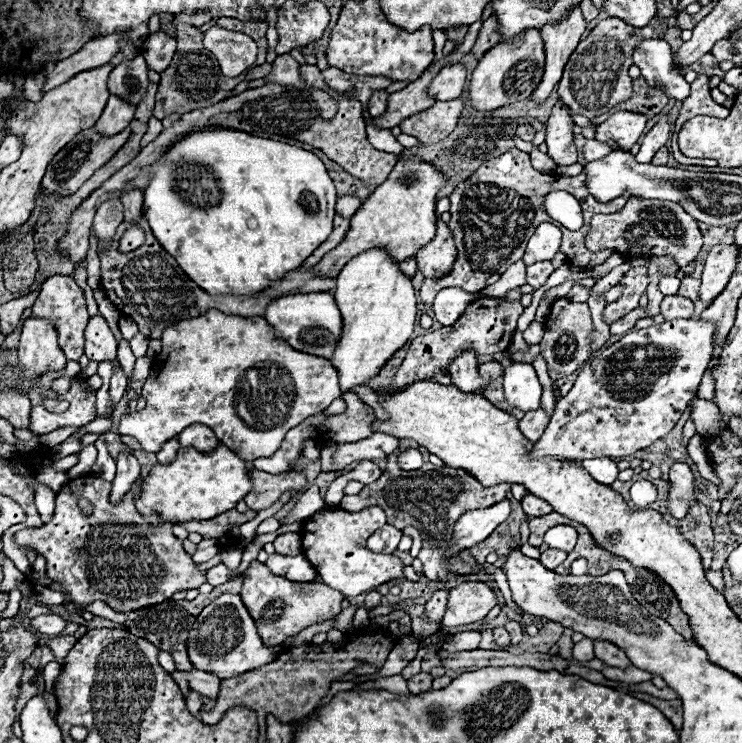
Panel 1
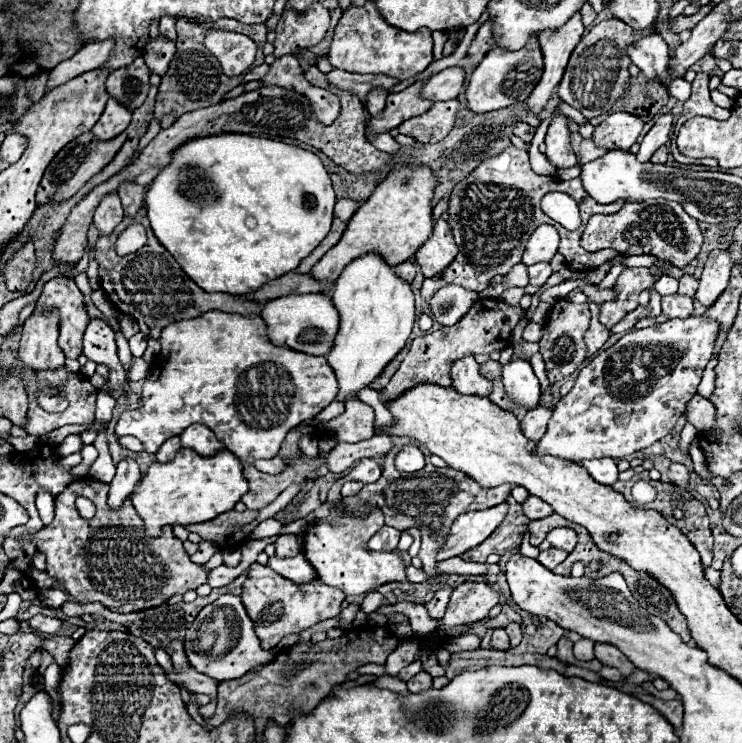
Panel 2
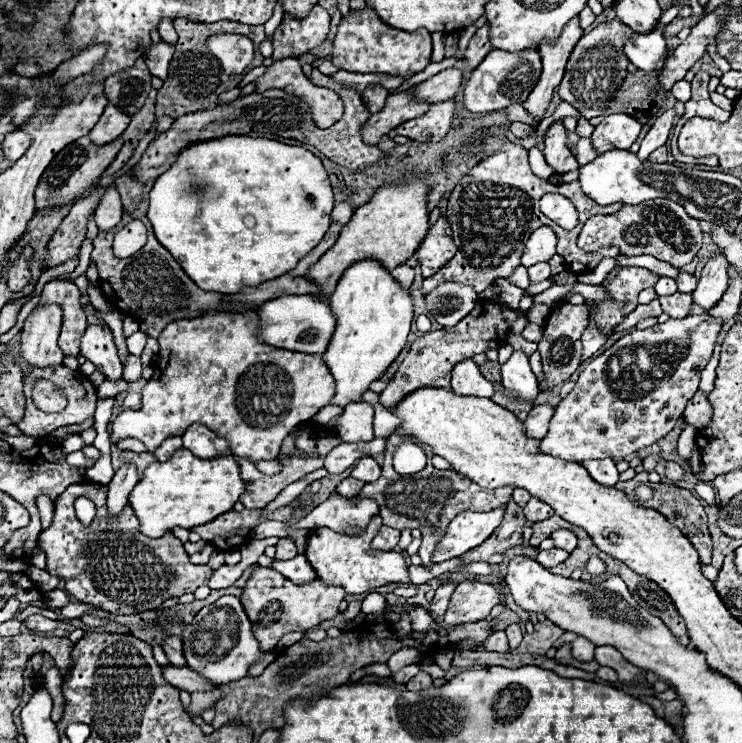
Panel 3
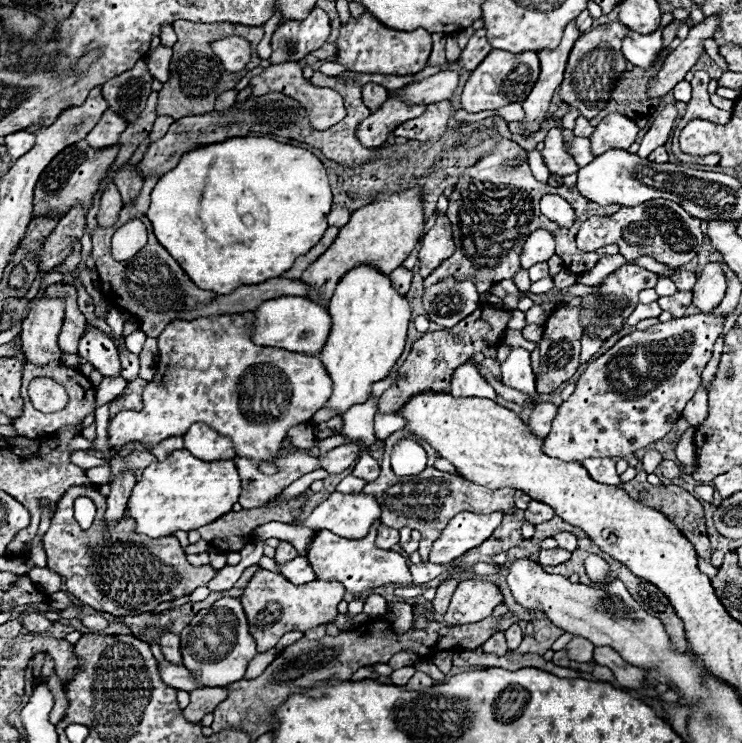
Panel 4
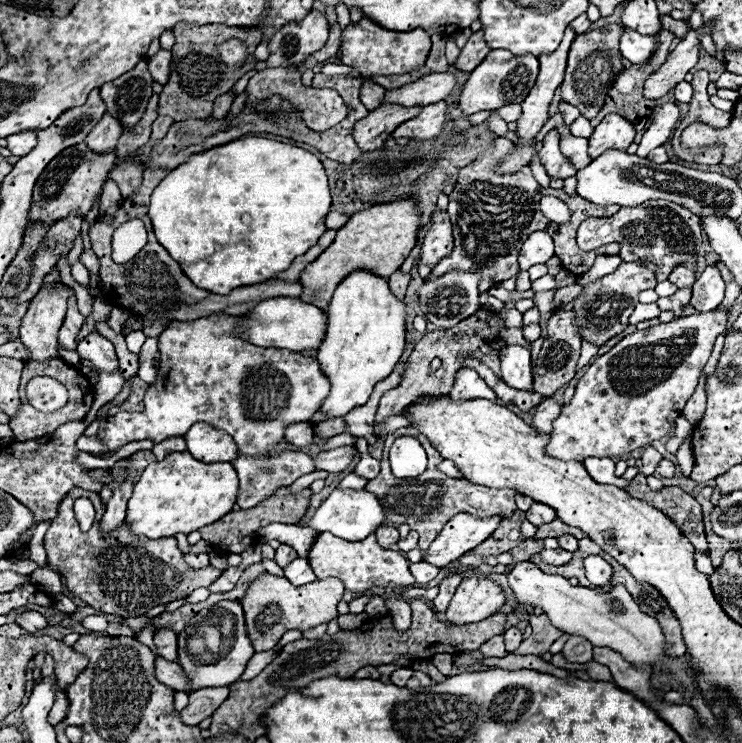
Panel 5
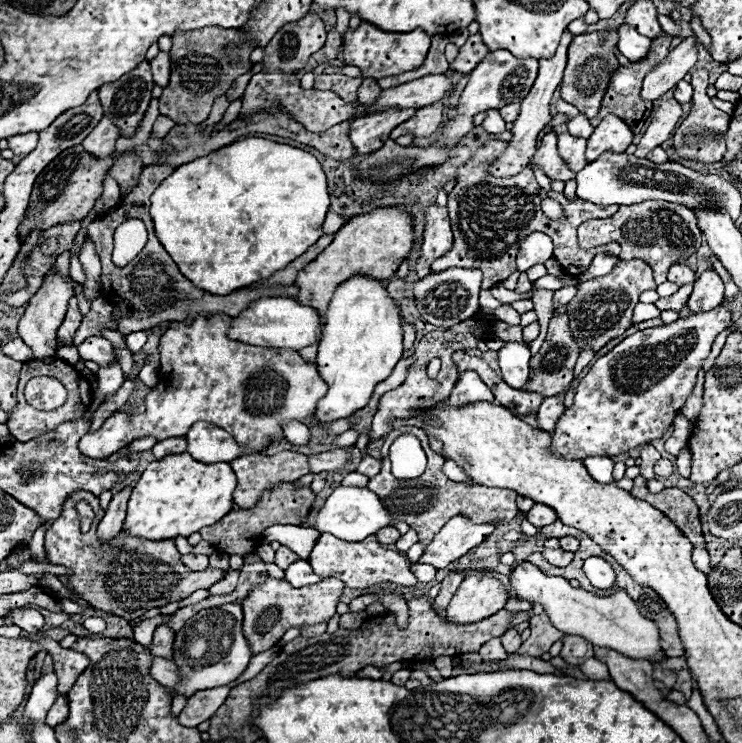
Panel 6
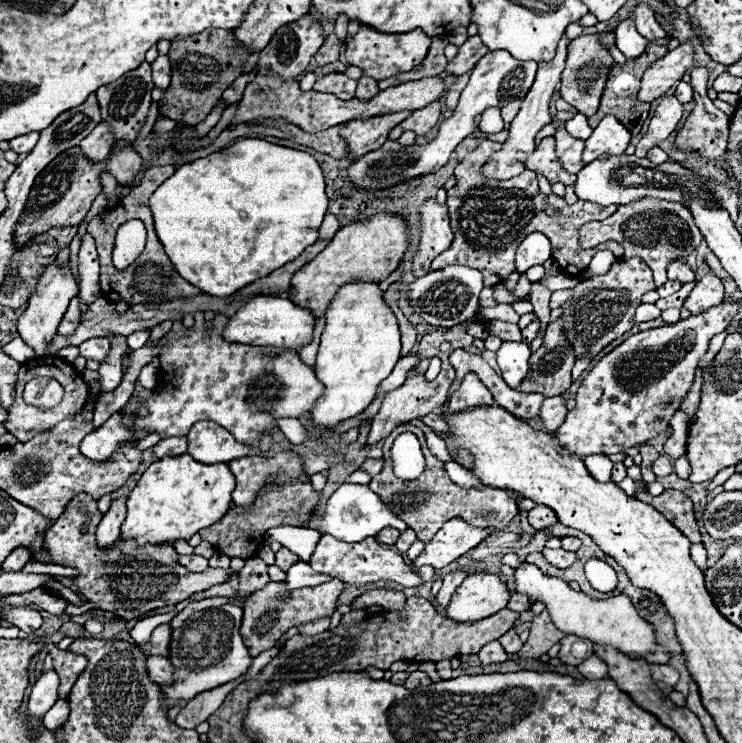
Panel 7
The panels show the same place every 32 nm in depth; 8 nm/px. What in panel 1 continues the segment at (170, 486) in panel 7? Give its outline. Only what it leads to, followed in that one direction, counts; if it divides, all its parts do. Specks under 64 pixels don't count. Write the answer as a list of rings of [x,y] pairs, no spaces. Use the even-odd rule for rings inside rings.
[[[220,444],[212,452],[200,452],[194,448],[180,448],[178,458],[172,464],[156,464],[146,476],[142,494],[136,500],[138,510],[146,514],[146,522],[188,522],[210,520],[222,512],[232,510],[252,490],[250,470],[238,452]],[[150,510],[158,512],[162,520],[150,520]]]

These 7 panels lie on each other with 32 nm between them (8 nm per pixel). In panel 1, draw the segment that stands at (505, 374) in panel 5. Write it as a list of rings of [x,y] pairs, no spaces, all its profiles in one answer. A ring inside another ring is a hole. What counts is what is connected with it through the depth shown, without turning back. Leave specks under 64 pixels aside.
[[[514,362],[504,368],[504,394],[506,402],[522,412],[538,410],[542,384],[536,376],[536,370],[530,364]]]

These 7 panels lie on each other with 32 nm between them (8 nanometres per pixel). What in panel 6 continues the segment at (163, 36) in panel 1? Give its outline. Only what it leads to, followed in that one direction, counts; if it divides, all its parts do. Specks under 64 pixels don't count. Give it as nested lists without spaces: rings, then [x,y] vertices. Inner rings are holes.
[[[158,52],[158,56],[154,60],[150,60],[150,68],[152,68],[154,82],[164,88],[168,78],[170,78],[170,54],[168,52]]]

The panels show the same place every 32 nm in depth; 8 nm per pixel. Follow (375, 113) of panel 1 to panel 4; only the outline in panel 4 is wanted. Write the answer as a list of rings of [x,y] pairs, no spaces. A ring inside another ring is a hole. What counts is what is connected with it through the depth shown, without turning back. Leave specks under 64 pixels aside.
[[[378,86],[378,88],[362,88],[362,100],[368,106],[370,112],[376,112],[388,98],[388,90]]]

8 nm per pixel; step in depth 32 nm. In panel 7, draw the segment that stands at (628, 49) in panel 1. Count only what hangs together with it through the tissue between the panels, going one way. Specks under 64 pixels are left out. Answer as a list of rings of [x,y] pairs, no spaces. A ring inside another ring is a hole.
[[[582,34],[582,36],[574,38],[568,46],[568,60],[566,60],[566,68],[562,72],[562,88],[560,88],[562,98],[586,116],[596,114],[604,86],[606,86],[606,78],[608,78],[612,66],[614,66],[614,58],[610,56],[608,48],[600,44],[596,34]]]

